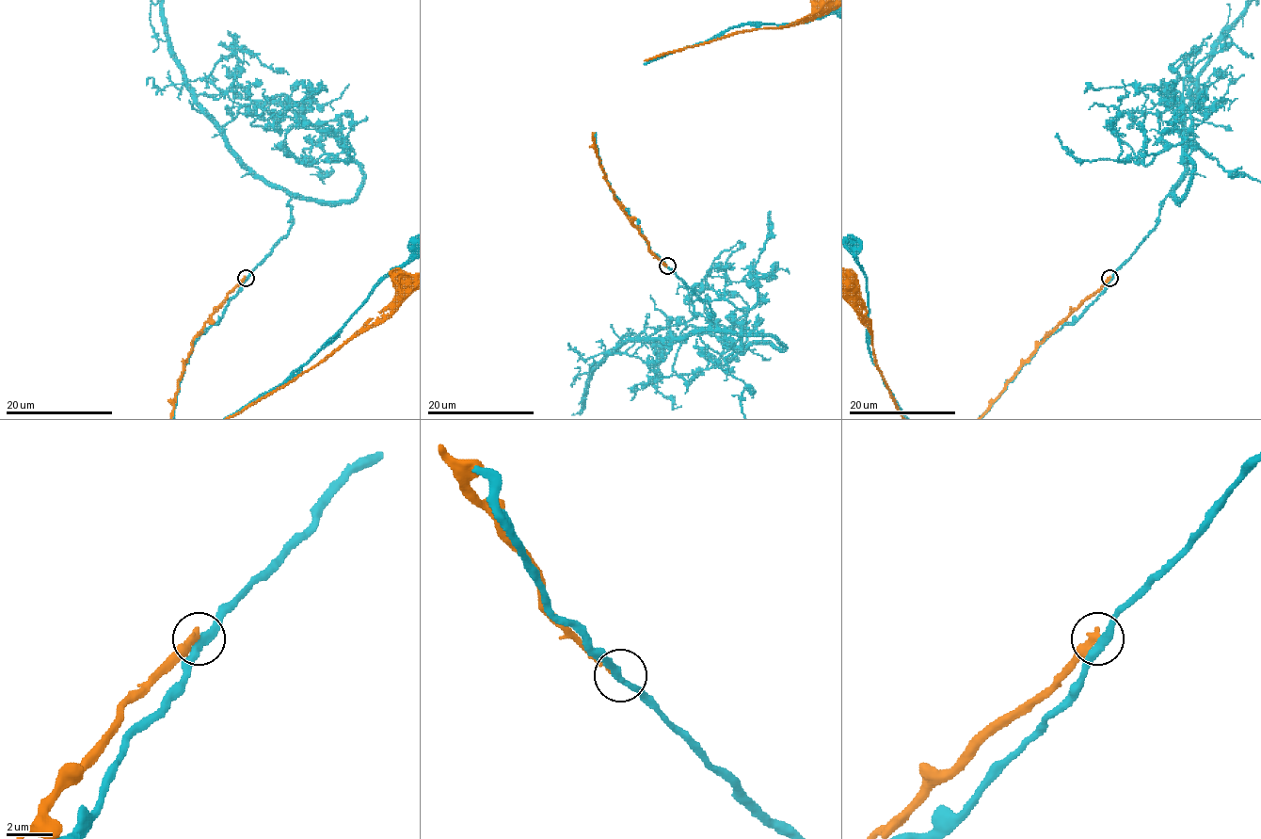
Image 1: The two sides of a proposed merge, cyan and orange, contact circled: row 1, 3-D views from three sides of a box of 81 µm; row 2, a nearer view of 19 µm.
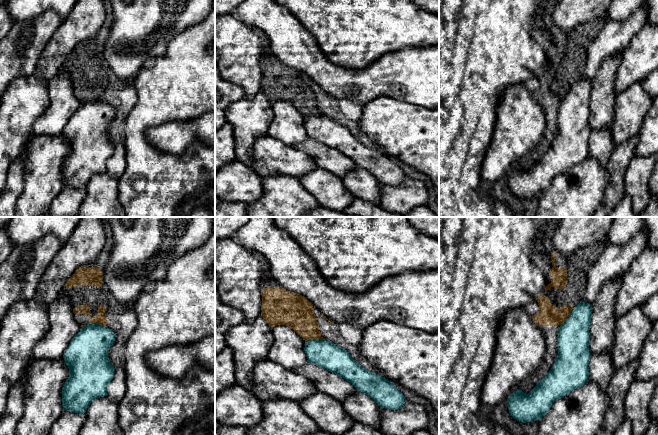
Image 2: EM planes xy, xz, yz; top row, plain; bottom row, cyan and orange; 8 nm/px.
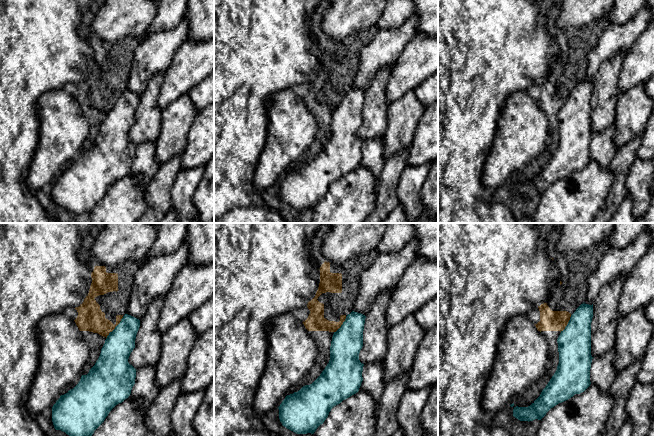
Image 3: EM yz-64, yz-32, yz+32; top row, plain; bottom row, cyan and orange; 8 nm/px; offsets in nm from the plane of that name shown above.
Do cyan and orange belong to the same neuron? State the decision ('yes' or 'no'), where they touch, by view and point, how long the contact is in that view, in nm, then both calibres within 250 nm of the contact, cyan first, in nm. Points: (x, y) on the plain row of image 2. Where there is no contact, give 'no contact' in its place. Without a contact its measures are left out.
no | xz (318, 115) | 180 nm | 220/240 nm

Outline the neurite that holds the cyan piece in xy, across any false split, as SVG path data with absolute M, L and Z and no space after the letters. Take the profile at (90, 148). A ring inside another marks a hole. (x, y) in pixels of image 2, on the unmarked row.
M87 100L74 112L63 134L69 144L69 153L62 163L62 183L74 189L85 189L90 179L107 172L107 162L114 153L115 144L110 140L108 126L115 118L115 109L100 100Z

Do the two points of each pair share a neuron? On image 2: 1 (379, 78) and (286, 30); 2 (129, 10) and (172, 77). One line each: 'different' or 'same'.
1: same
2: different

